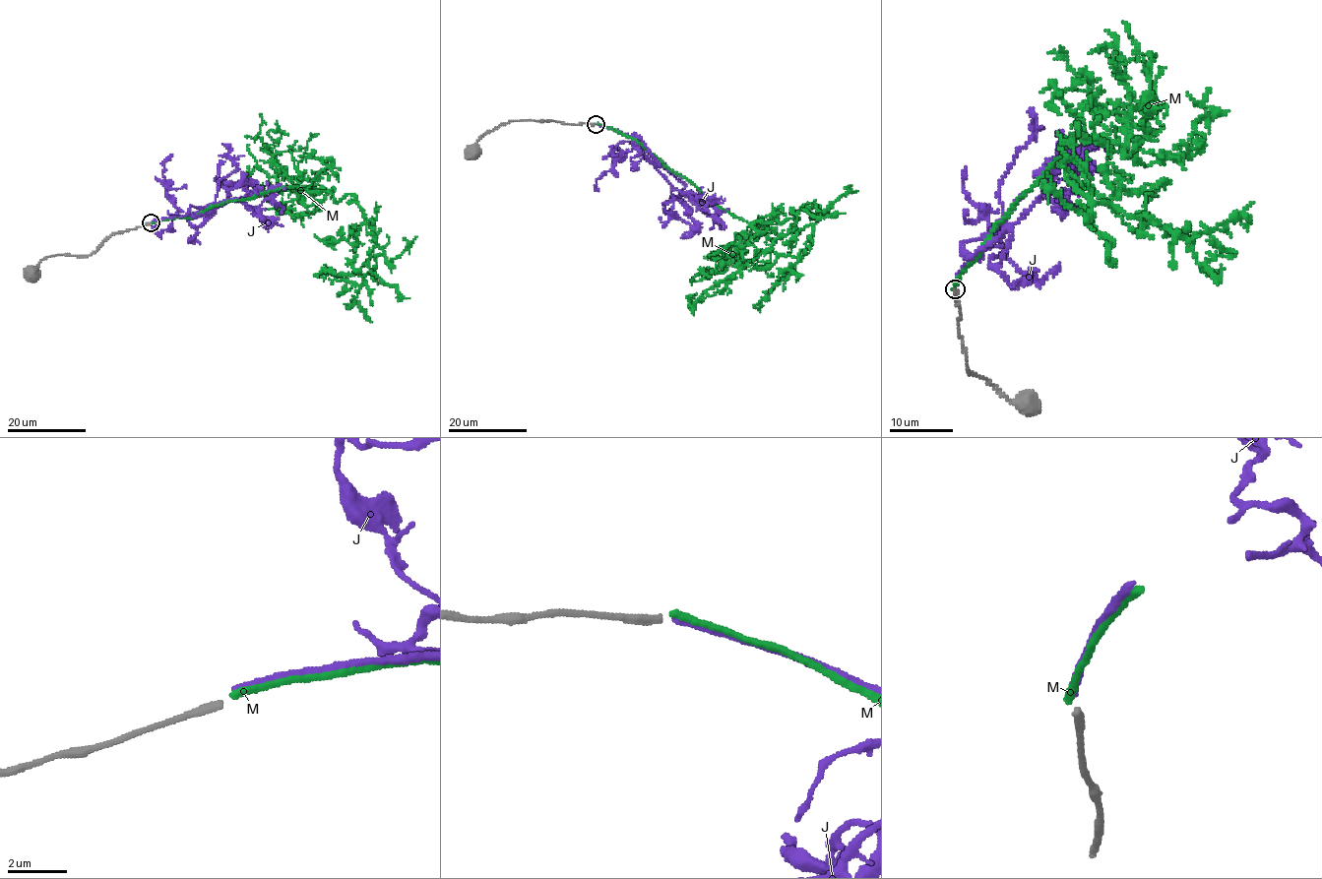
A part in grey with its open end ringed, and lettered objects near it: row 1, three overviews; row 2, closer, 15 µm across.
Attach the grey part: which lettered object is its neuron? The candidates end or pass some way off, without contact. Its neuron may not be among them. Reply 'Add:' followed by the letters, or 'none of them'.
Add: none of them

